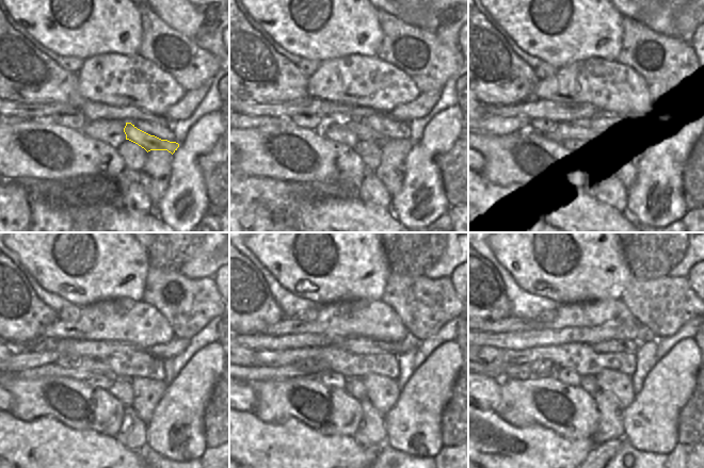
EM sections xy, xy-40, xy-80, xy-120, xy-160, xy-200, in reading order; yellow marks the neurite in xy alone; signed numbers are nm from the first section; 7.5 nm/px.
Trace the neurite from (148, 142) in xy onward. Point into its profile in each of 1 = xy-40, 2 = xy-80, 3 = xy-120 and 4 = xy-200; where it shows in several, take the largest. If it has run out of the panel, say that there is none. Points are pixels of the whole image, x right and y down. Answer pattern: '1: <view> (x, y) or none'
1: xy-40 (362, 132)
2: xy-80 (562, 131)
3: xy-120 (85, 367)
4: xy-200 (522, 372)

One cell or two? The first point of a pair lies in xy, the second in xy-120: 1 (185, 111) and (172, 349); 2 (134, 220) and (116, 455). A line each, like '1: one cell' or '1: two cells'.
1: one cell
2: one cell

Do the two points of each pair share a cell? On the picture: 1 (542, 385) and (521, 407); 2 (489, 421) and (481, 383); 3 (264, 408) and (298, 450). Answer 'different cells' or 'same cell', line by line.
1: same cell
2: different cells
3: different cells

